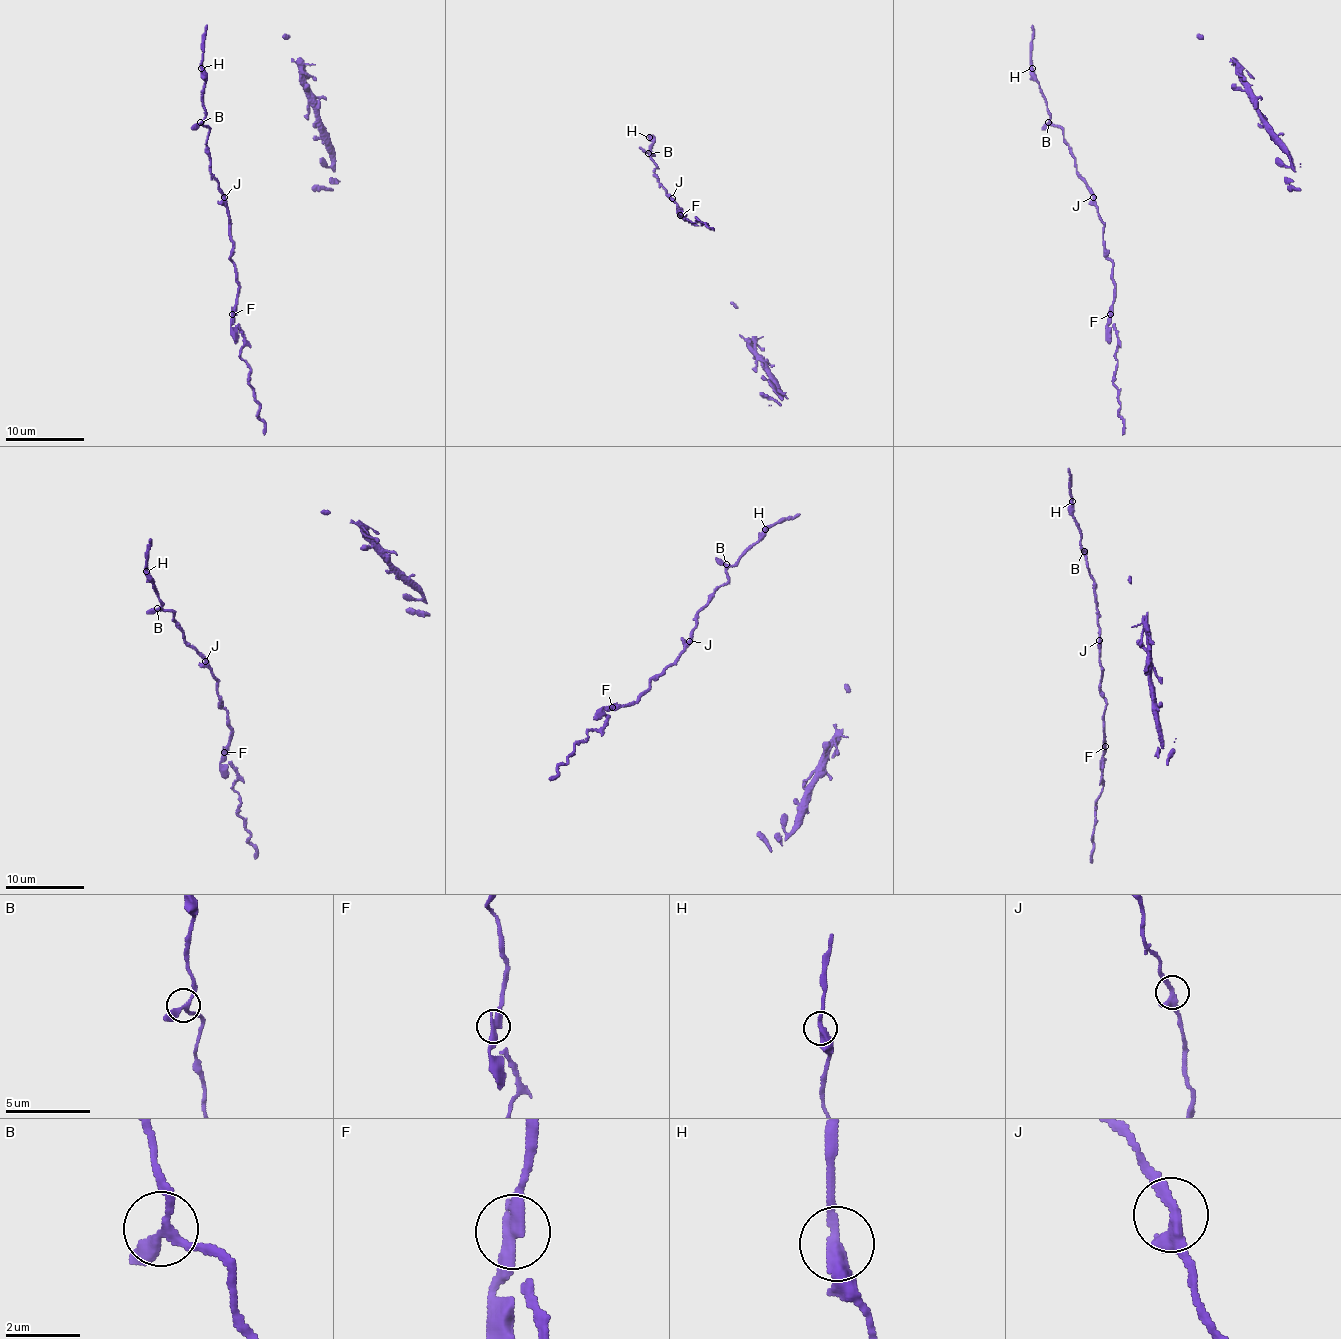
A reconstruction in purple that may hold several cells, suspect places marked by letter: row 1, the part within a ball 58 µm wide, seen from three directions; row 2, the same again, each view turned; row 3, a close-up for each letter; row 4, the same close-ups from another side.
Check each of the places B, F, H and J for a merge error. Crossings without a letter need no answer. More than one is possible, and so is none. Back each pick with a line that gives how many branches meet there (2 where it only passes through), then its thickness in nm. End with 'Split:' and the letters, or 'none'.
F: 2 | 360 nm
Split: F

